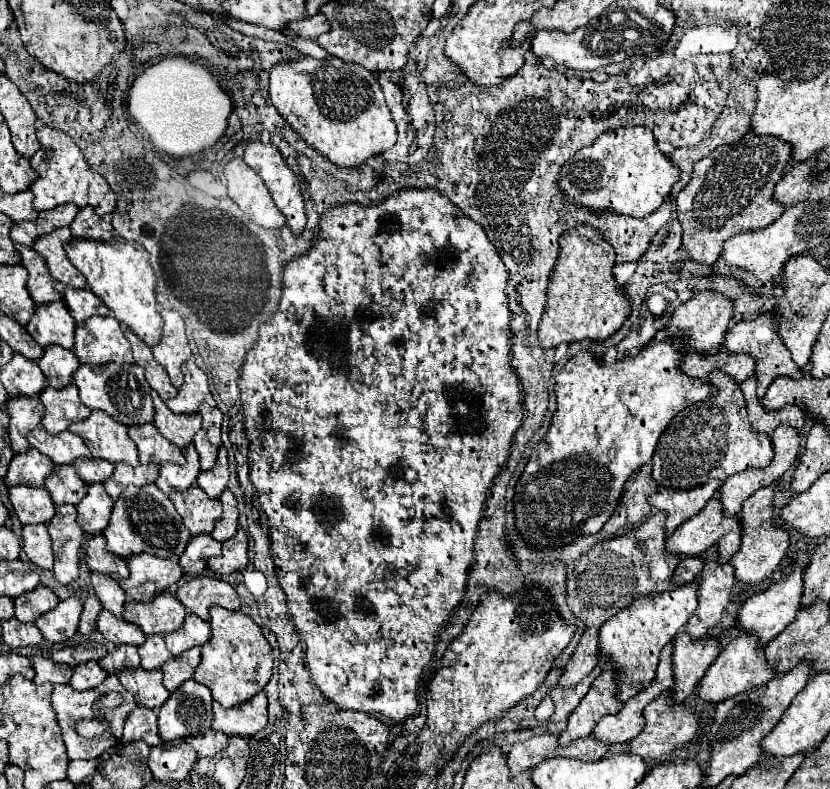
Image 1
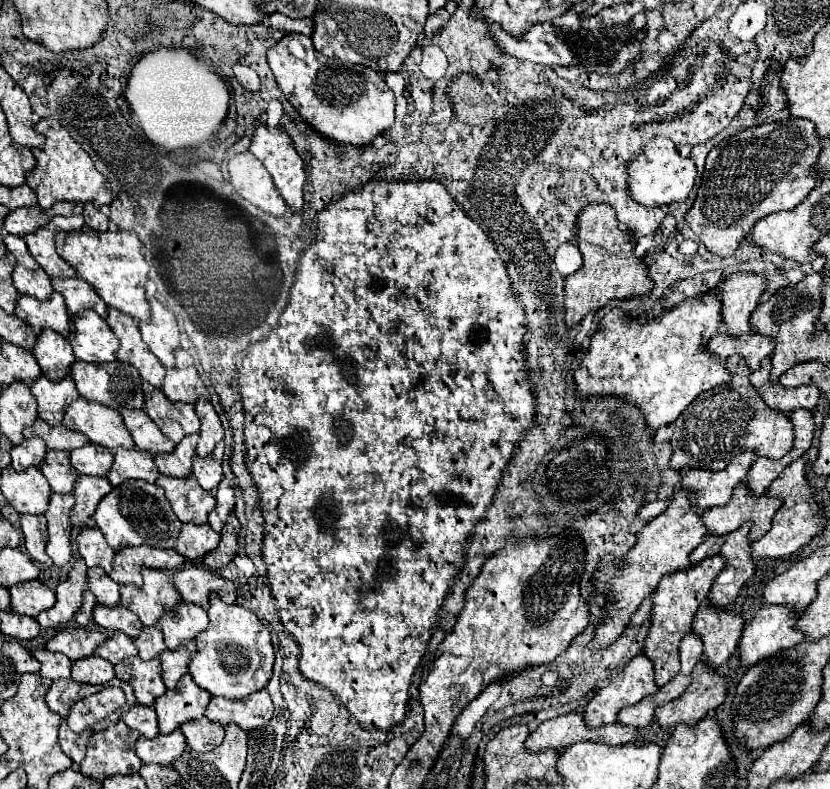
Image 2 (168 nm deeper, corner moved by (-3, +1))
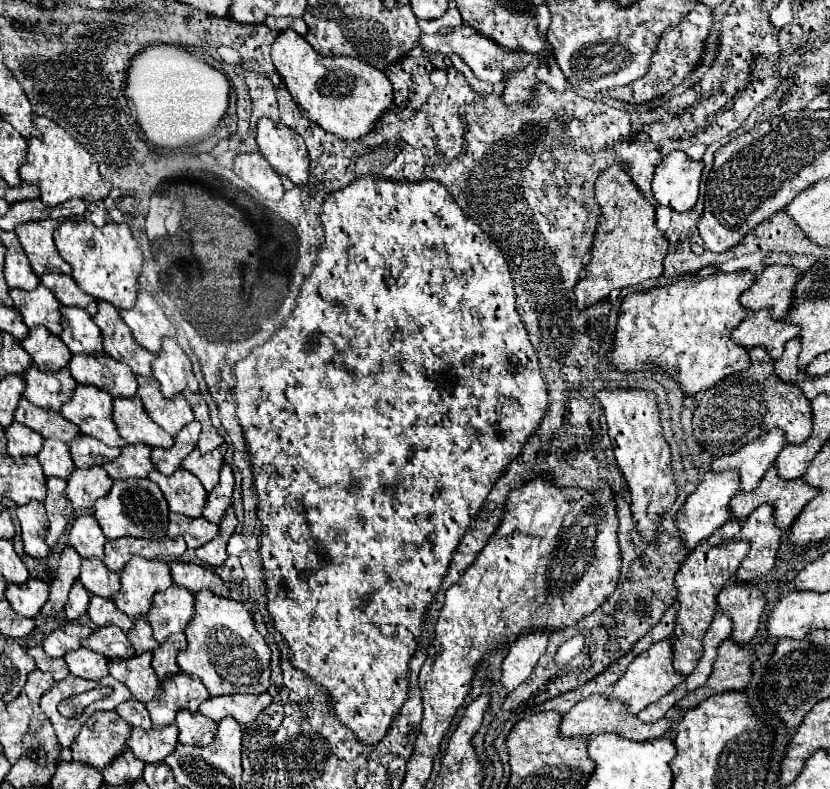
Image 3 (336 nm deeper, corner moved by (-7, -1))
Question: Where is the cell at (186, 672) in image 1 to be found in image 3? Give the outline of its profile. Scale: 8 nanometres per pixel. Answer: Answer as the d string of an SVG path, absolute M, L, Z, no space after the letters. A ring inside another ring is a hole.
M174 634L170 636L164 644L160 644L152 654L154 654L154 660L152 660L152 668L156 670L158 678L164 680L168 676L174 676L180 672L180 666L176 664L176 656L188 646L186 642L186 636L184 634Z

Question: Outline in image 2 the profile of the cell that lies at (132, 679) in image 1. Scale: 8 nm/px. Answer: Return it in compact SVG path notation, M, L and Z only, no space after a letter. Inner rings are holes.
M134 656L134 658L128 658L120 664L116 664L114 672L116 672L116 678L130 682L138 704L150 706L158 696L162 696L166 692L166 686L160 676L160 660L158 658L144 662L138 656Z

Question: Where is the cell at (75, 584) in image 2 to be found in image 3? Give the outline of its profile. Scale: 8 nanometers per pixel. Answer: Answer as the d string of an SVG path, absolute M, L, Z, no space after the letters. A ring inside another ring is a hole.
M72 546L62 552L60 568L56 572L54 582L50 584L50 600L42 608L44 618L58 616L64 610L64 604L68 602L68 592L70 592L72 584L78 580L80 564L82 564L82 558Z

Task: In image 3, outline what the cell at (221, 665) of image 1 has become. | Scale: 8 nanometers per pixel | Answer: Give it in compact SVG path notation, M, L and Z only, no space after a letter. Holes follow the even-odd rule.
M208 590L196 594L196 612L186 628L188 648L180 652L182 672L196 674L212 696L264 694L270 686L270 648L258 634L250 612L242 602L214 596Z

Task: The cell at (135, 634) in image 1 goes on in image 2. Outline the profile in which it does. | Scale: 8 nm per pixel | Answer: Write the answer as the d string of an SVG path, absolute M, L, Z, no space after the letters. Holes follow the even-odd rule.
M116 604L116 606L94 606L94 622L106 630L122 630L128 636L136 636L142 630L142 622L132 614L128 608Z

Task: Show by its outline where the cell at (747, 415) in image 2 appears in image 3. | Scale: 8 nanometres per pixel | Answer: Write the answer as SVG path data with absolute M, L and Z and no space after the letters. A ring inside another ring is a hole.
M760 346L750 348L750 368L744 376L734 376L718 382L716 388L704 392L704 408L698 408L692 416L694 438L714 458L738 452L748 440L756 440L760 432L780 428L788 444L802 444L812 432L810 402L802 390L792 384L784 384L774 376L772 360Z

